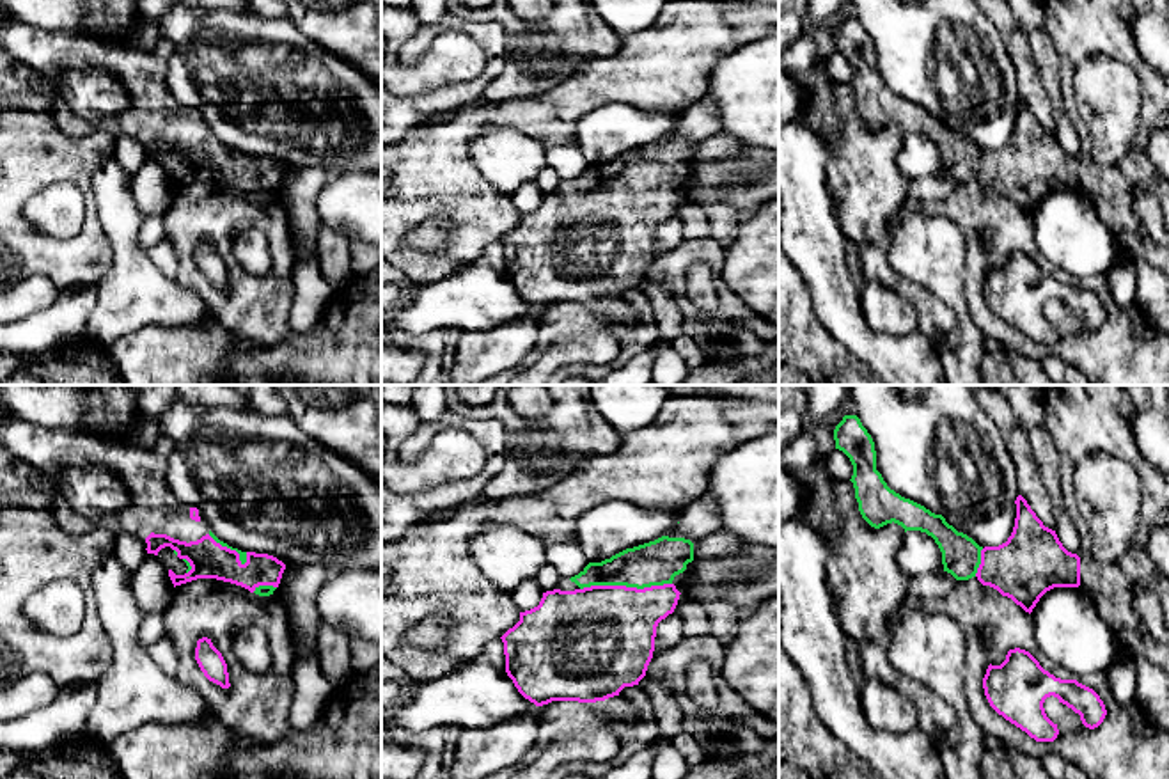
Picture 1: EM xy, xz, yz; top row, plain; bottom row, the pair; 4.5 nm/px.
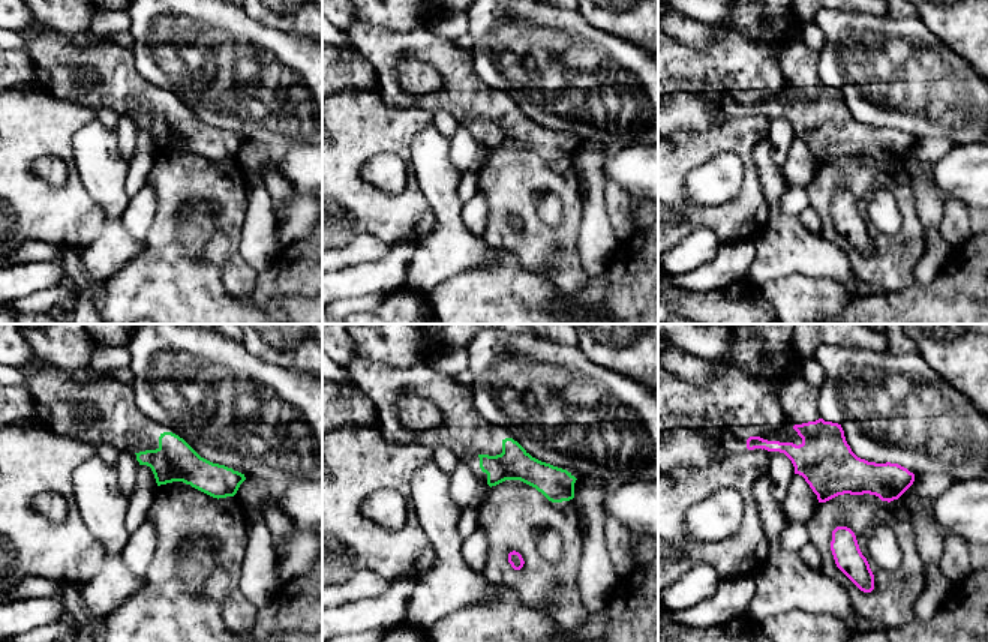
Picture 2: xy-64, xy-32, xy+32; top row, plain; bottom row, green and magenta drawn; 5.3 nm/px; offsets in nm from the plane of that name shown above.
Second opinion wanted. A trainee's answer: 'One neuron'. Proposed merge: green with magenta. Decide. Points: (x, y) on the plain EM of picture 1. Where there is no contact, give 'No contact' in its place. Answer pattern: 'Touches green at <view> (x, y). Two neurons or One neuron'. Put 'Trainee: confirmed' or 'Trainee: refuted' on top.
Trainee: confirmed
Touches green at xz (625, 187). One neuron

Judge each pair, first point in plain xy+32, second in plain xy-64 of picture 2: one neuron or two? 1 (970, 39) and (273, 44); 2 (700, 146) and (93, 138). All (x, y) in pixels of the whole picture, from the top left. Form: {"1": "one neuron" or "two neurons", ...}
{"1": "two neurons", "2": "two neurons"}

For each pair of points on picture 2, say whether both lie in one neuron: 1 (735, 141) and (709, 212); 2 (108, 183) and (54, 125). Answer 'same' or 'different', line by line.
1: same
2: different

